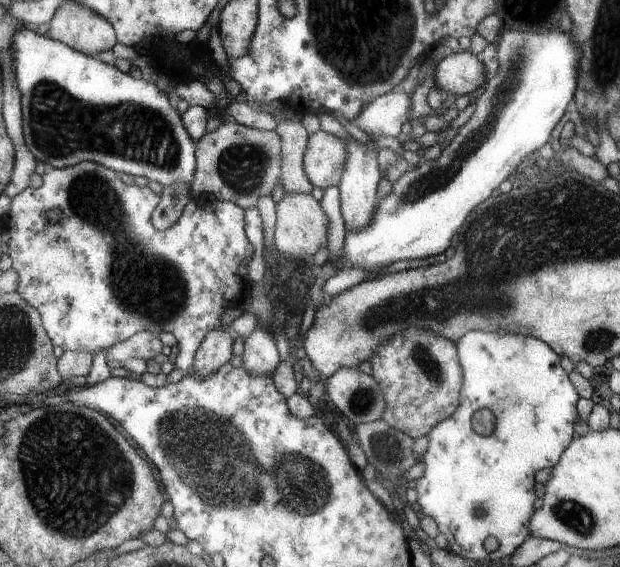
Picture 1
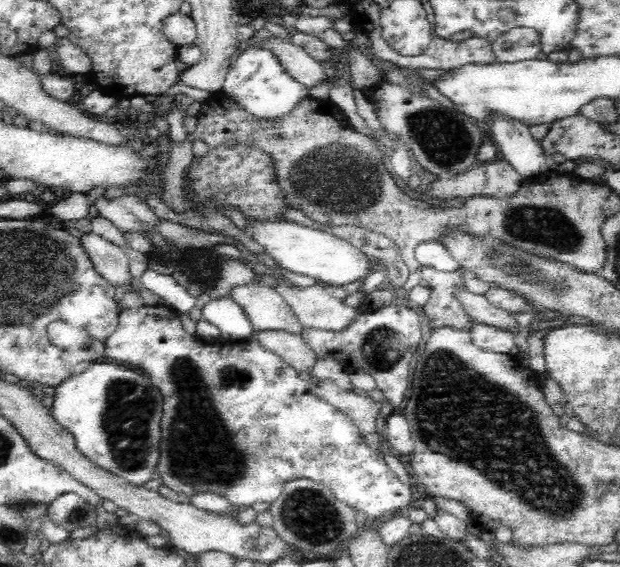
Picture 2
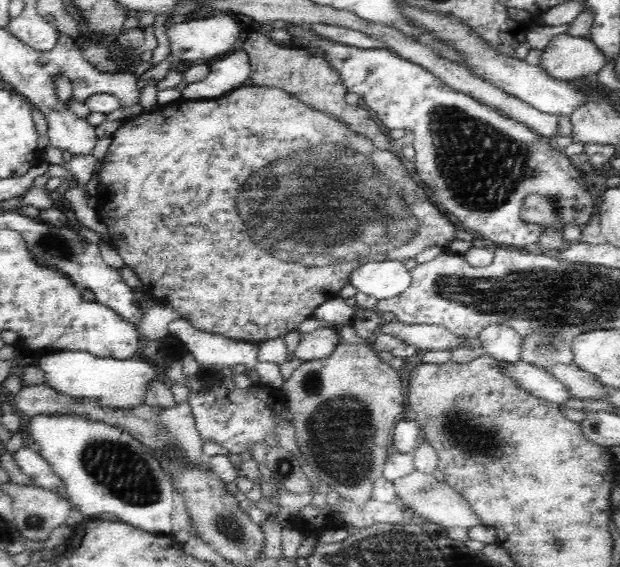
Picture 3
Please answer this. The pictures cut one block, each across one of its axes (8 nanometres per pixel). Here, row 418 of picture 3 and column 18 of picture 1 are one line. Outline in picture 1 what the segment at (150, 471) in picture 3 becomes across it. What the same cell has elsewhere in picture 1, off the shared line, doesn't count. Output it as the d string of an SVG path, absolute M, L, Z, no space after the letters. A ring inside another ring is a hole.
M19 28L19 30L12 36L12 68L16 71L16 82L22 92L22 111L24 114L24 135L29 150L36 156L37 160L43 163L51 164L56 168L65 168L91 160L91 162L99 162L103 166L113 168L115 172L125 172L125 174L133 174L133 176L143 176L147 180L155 180L161 184L162 187L170 185L171 183L185 180L190 183L193 179L194 164L196 158L194 152L197 144L191 140L181 116L177 116L175 110L169 106L167 98L157 90L157 86L153 82L145 82L143 79L133 79L128 74L121 73L111 64L99 61L97 57L92 57L77 49L71 48L69 45L56 41L51 36L36 34L36 32Z

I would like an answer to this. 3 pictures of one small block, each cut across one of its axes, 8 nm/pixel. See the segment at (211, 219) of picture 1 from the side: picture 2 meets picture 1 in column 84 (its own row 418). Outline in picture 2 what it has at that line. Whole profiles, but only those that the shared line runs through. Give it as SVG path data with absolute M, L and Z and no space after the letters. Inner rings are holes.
M160 303L154 306L143 304L136 308L121 306L119 309L118 328L116 328L116 332L112 333L112 336L108 336L106 339L105 352L106 356L112 358L112 360L140 366L144 370L145 375L149 377L150 384L158 388L164 395L162 438L159 445L159 462L156 474L162 479L162 484L174 490L174 492L182 493L186 497L192 496L198 491L214 492L224 496L230 505L244 507L256 502L272 503L281 496L284 486L290 480L308 478L329 488L338 501L346 504L356 513L365 513L370 520L388 520L389 516L396 515L401 508L408 506L412 501L411 486L404 484L402 480L398 480L398 476L386 464L385 458L376 452L373 446L369 447L362 442L359 428L352 422L352 419L340 412L337 406L328 403L323 398L317 397L311 390L310 379L301 375L289 364L286 364L280 358L280 355L264 348L260 344L258 337L256 337L255 332L247 339L242 339L242 342L234 342L234 344L230 344L227 340L221 340L218 348L216 348L212 344L196 342L192 335L184 330L179 314L164 304Z

